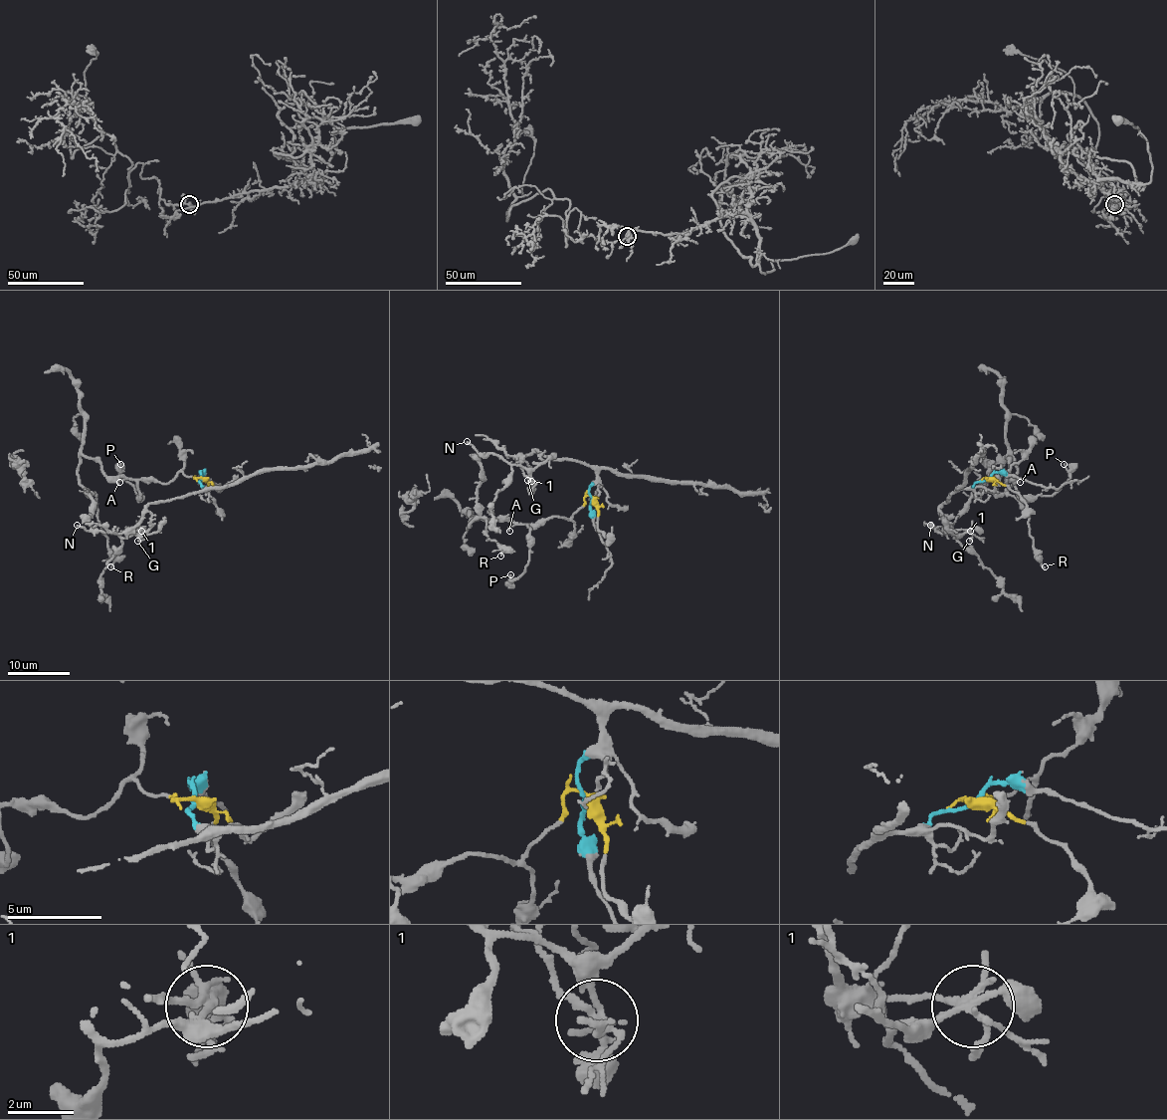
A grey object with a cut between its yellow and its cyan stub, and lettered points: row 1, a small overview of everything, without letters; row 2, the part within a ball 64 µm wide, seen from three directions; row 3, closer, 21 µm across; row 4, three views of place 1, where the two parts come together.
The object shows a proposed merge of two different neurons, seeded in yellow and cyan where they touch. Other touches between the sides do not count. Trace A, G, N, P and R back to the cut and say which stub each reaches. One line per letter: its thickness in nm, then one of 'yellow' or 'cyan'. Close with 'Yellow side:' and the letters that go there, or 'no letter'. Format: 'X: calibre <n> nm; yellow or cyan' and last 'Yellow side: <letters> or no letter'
A: calibre 110 nm; yellow
G: calibre 200 nm; cyan
N: calibre 150 nm; yellow
P: calibre 130 nm; yellow
R: calibre 140 nm; yellow
Yellow side: A, N, P, R

